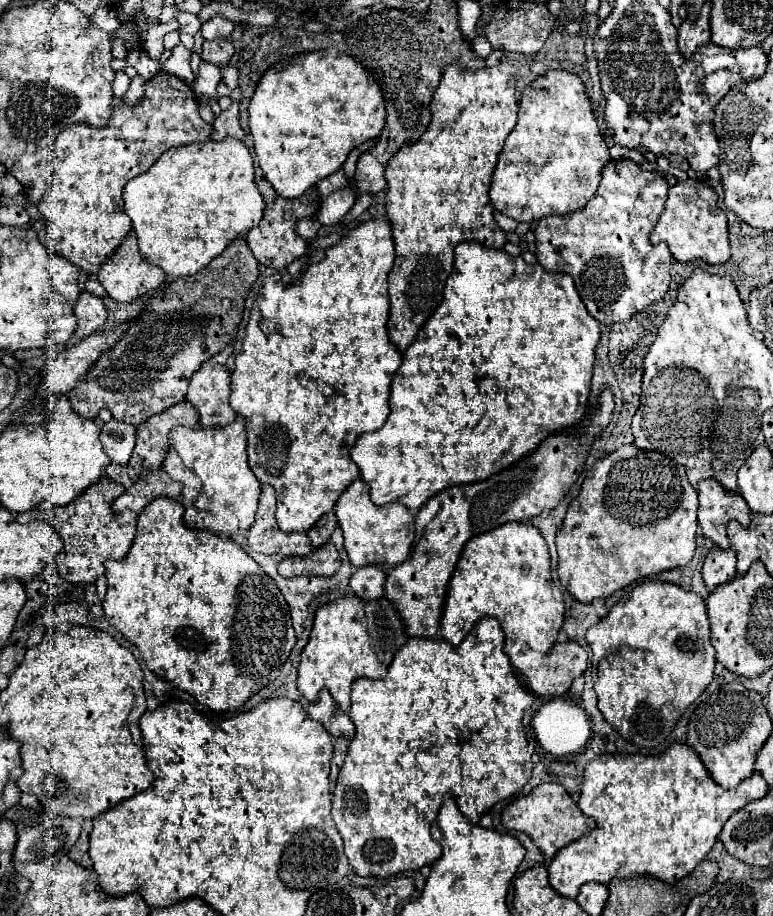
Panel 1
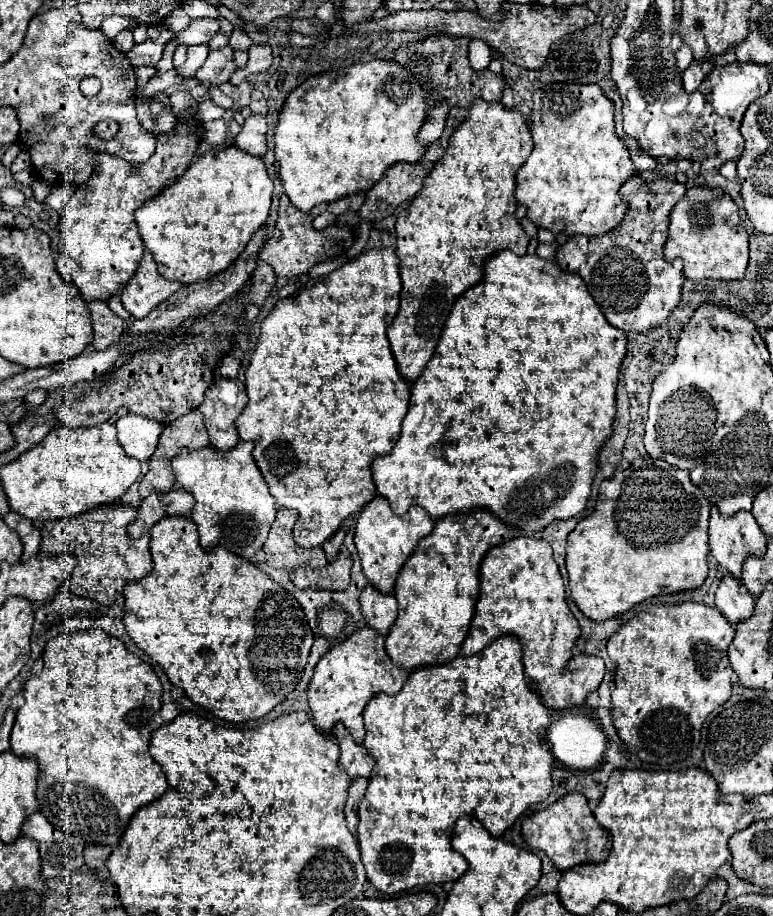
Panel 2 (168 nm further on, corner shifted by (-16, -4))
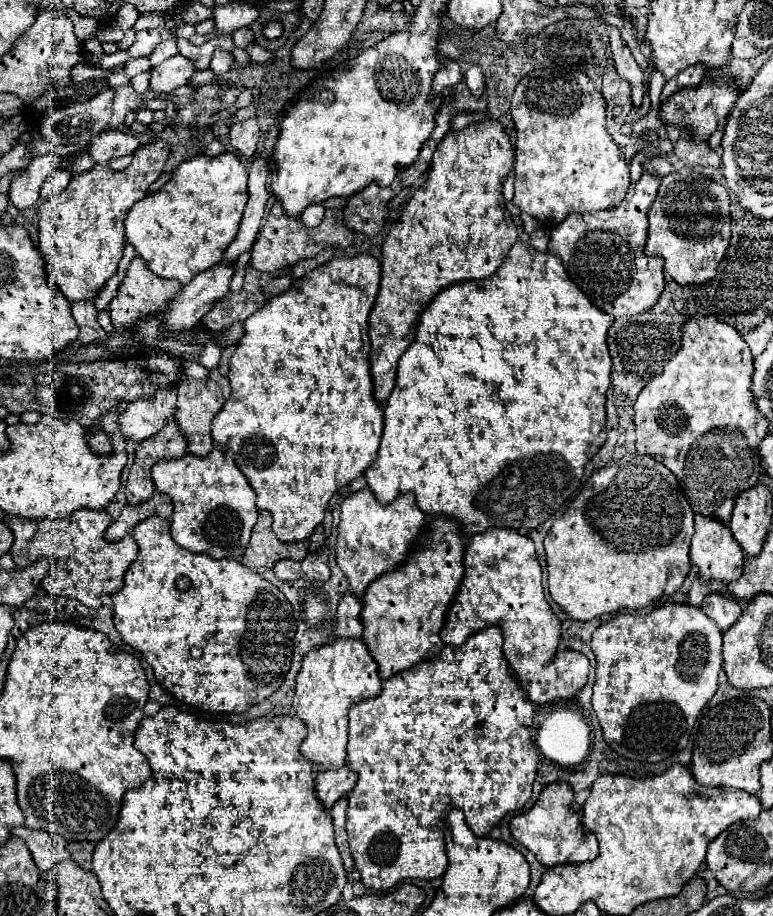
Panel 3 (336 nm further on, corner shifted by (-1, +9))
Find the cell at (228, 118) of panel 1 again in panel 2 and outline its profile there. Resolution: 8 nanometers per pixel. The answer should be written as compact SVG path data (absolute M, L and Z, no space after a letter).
M250 114L242 124L240 134L234 138L234 144L252 156L264 156L266 152L266 116Z

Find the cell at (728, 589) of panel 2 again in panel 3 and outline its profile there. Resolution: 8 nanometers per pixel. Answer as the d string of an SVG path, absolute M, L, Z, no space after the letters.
M717 593L707 595L701 609L717 623L721 633L725 633L741 617L741 605L735 599L729 599Z

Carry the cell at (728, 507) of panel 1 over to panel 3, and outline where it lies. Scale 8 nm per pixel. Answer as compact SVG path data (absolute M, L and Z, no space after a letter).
M695 515L695 535L691 541L691 563L697 565L699 569L699 579L703 583L709 581L723 581L731 583L741 577L743 565L745 565L745 555L737 541L733 539L733 533L729 527L721 525L719 521L703 515Z

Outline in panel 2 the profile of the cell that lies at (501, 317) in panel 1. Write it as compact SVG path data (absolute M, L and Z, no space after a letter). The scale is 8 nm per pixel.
M500 250L492 254L484 262L484 276L480 284L468 288L464 292L442 330L440 342L434 350L434 356L422 370L420 378L412 382L410 386L410 408L402 422L402 432L398 442L394 444L392 452L374 458L372 462L372 474L376 482L376 490L380 496L384 496L392 510L402 516L408 512L410 506L422 506L434 520L456 514L456 512L470 512L478 508L488 508L500 520L506 524L518 526L524 534L532 536L534 532L546 528L554 520L566 520L570 516L576 516L584 510L584 504L590 496L590 484L596 474L596 452L602 446L604 438L612 434L612 420L616 412L616 382L620 372L620 362L626 354L626 334L618 328L612 328L608 320L604 320L604 314L600 312L598 304L592 300L584 280L576 274L566 274L558 268L556 262L548 262L538 258L536 254L530 256L516 256L508 250Z

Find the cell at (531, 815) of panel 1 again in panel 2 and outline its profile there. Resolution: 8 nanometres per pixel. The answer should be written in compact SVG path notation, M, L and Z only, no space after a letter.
M578 792L566 794L548 808L528 816L522 822L522 836L528 842L530 848L544 850L546 856L556 864L558 870L570 870L576 864L586 864L586 862L600 862L606 860L610 854L610 834L598 824L594 818L586 798Z

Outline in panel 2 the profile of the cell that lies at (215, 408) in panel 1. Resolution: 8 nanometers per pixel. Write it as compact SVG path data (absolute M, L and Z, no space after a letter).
M218 378L206 392L200 412L210 436L210 444L220 452L236 446L240 436L236 432L236 418L248 402L246 386L238 378Z

